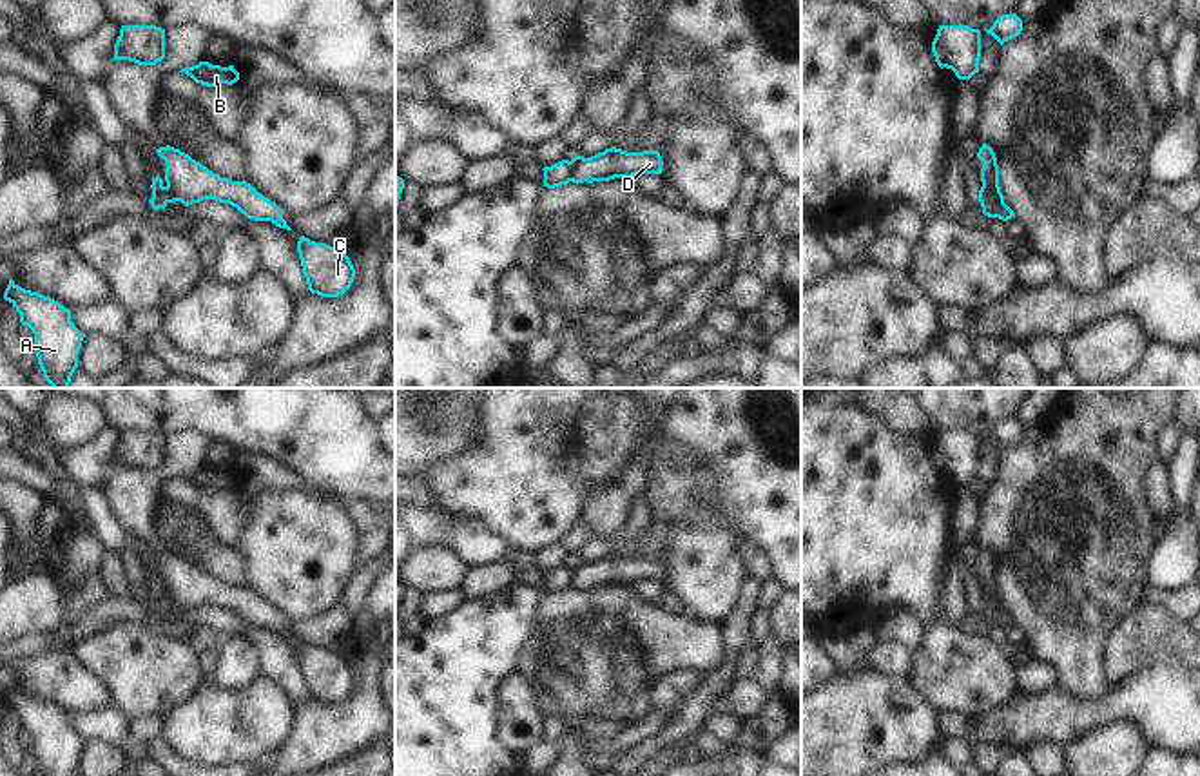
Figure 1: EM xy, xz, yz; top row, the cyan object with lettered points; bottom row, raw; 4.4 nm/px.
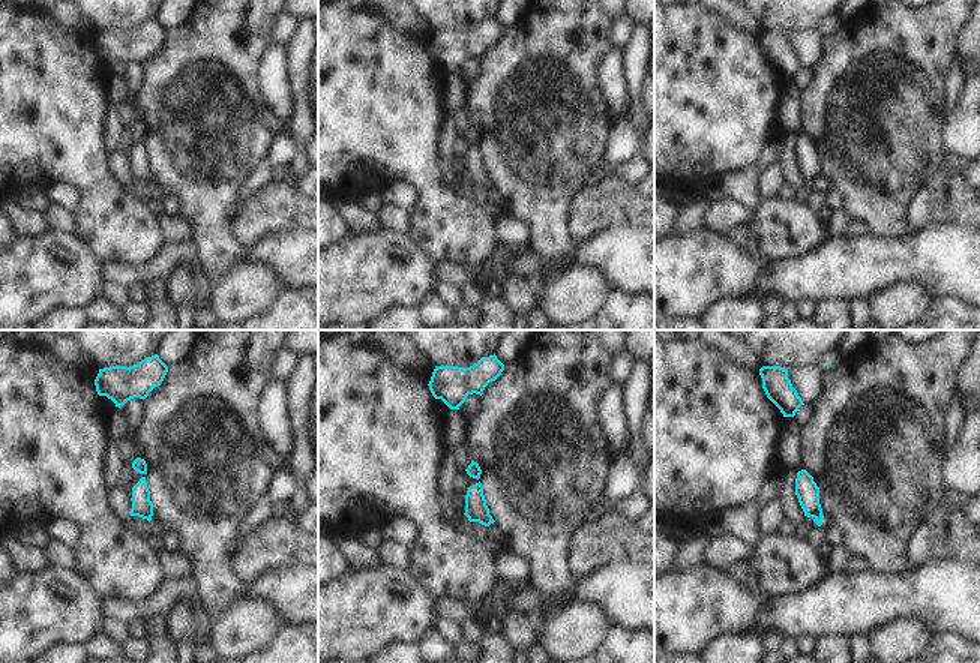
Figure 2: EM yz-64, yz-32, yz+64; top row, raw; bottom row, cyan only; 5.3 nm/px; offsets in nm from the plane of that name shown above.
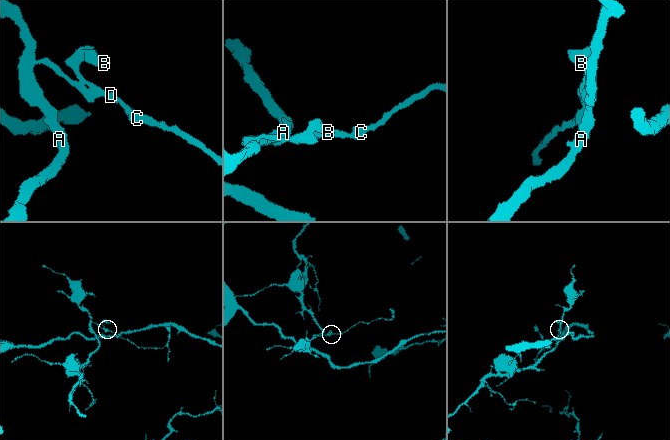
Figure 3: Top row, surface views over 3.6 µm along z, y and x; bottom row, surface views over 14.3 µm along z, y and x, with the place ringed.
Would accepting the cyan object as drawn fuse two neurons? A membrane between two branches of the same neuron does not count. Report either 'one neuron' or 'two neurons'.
two neurons

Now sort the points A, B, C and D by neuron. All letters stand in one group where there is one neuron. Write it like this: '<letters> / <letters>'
A / B C D

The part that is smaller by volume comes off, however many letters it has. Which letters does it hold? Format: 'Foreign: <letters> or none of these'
Foreign: B, C, D

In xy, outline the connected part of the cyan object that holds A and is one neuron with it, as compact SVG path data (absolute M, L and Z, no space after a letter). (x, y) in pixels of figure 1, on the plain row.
M13 685L4 698L20 720L20 729L34 740L34 760L42 776L76 776L85 740L71 727L71 716L38 698L18 693Z

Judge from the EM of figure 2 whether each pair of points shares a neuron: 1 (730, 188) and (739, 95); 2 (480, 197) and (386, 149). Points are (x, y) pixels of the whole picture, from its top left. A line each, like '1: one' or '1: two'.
1: two
2: two

